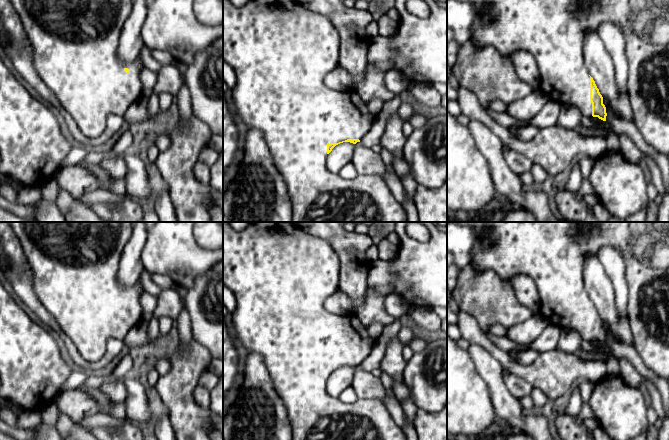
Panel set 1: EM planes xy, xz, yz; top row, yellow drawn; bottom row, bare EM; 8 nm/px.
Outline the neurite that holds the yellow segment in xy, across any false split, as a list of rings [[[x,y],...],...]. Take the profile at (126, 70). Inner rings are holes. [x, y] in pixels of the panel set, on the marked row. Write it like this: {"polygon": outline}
{"polygon": [[[11,0],[11,2],[21,20],[27,40],[33,49],[33,64],[36,72],[58,99],[60,106],[74,119],[85,136],[90,138],[98,137],[105,130],[109,115],[123,116],[130,105],[142,96],[143,85],[140,75],[144,69],[143,63],[138,64],[134,61],[123,66],[119,63],[117,57],[121,30],[132,11],[132,0]]]}

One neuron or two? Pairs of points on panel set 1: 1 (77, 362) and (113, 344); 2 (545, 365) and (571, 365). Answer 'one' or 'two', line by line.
1: one
2: one

